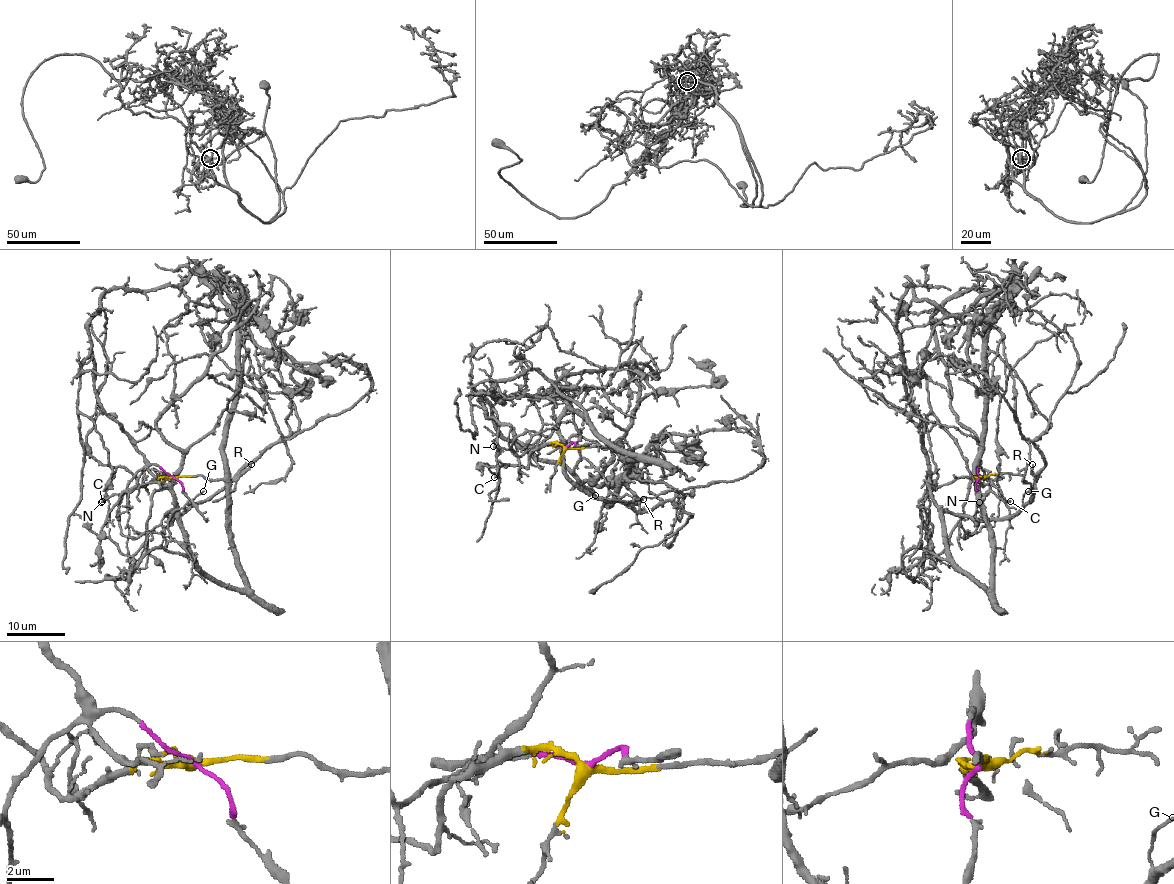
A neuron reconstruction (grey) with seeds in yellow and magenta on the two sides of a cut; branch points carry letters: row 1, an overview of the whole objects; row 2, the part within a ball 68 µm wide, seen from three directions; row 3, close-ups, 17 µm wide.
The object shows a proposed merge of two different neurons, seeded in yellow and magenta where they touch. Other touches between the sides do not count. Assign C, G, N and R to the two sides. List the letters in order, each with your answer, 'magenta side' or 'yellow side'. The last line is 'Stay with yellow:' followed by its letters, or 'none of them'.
C: yellow side
G: yellow side
N: magenta side
R: yellow side
Stay with yellow: C, G, R

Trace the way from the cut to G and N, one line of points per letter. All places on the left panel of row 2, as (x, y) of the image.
G: (174, 477), (225, 481), (241, 589), (219, 586), (194, 561), (175, 514), (166, 515), (180, 515), (203, 490)
N: (174, 477), (158, 465), (146, 464), (124, 490), (102, 502)

